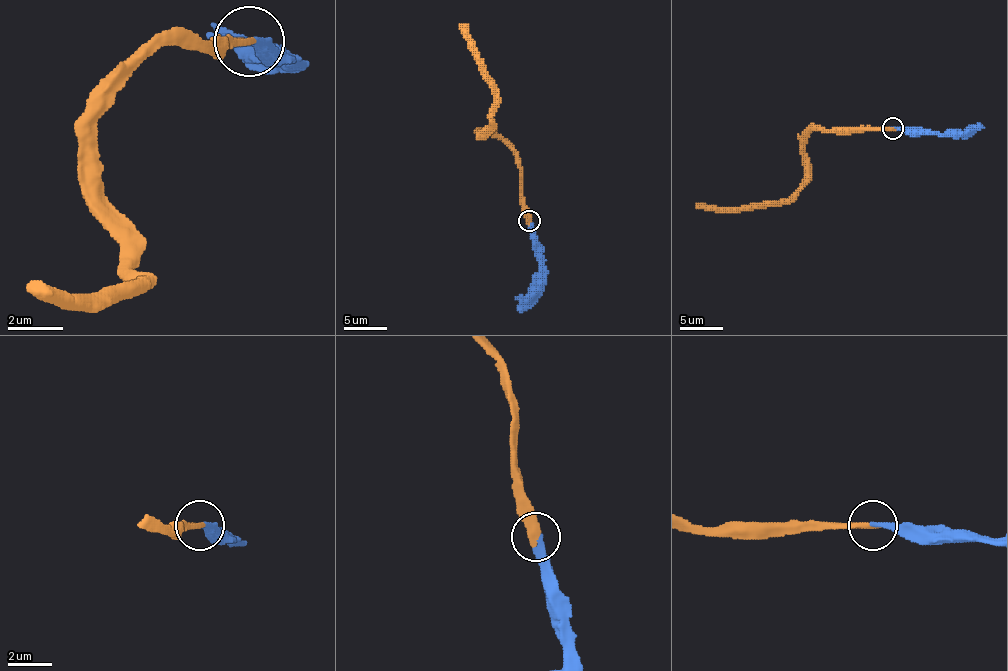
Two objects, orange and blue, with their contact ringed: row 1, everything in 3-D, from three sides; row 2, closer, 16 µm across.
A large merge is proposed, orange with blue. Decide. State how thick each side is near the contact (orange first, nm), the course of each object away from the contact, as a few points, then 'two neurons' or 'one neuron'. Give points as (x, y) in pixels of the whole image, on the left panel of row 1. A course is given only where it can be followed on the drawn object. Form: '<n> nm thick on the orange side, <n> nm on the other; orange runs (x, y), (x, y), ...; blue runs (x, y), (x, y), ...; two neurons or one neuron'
360 nm thick on the orange side, 280 nm on the other; orange runs (247, 39), (213, 46), (157, 46), (95, 122), (95, 206), (129, 254), (136, 282), (88, 296), (25, 282); blue runs (247, 39), (268, 46), (282, 60), (220, 39); one neuron

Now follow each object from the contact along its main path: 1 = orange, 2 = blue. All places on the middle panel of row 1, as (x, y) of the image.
1: (528, 221), (518, 154), (492, 132), (481, 134), (492, 119), (494, 80), (479, 59), (474, 41), (459, 24)
2: (528, 221), (535, 256), (539, 262), (539, 293), (520, 312)

